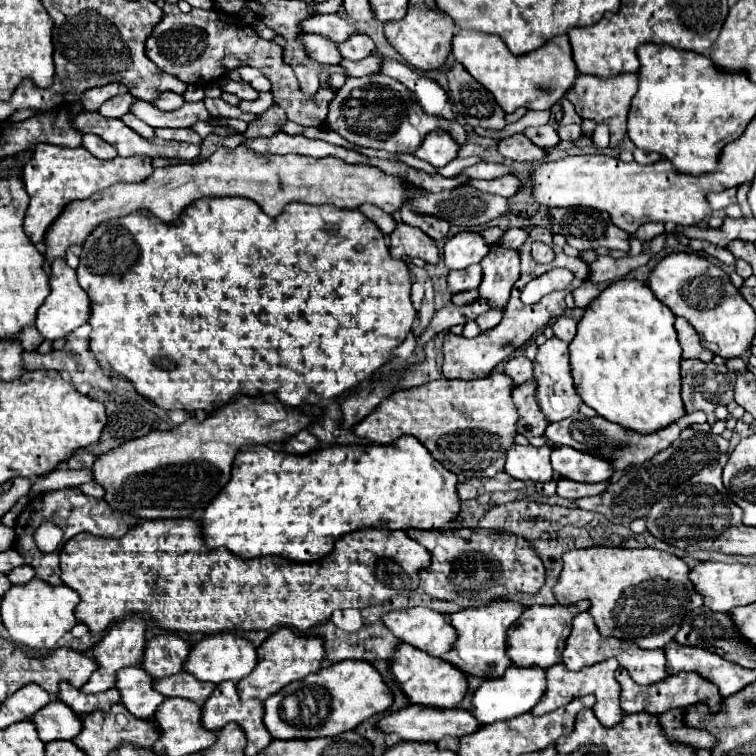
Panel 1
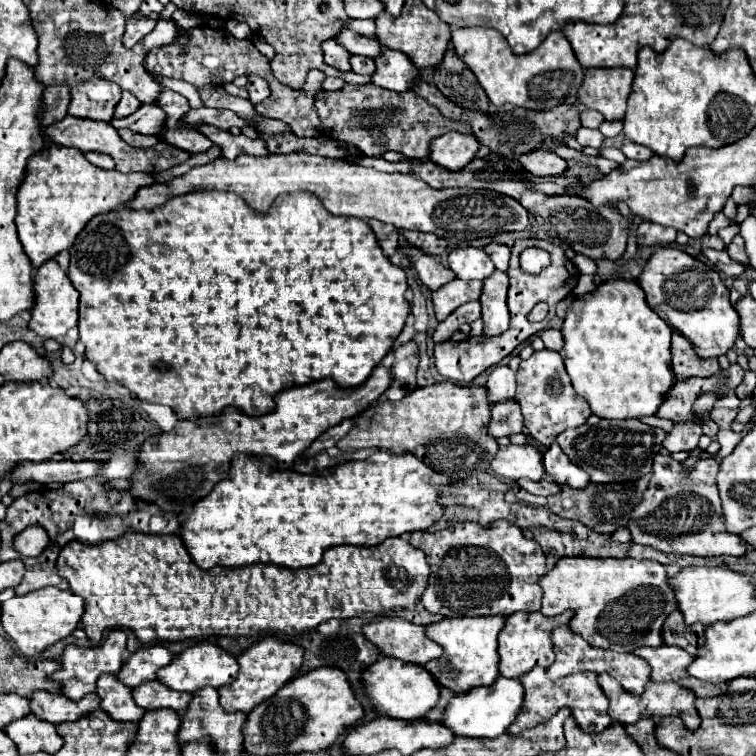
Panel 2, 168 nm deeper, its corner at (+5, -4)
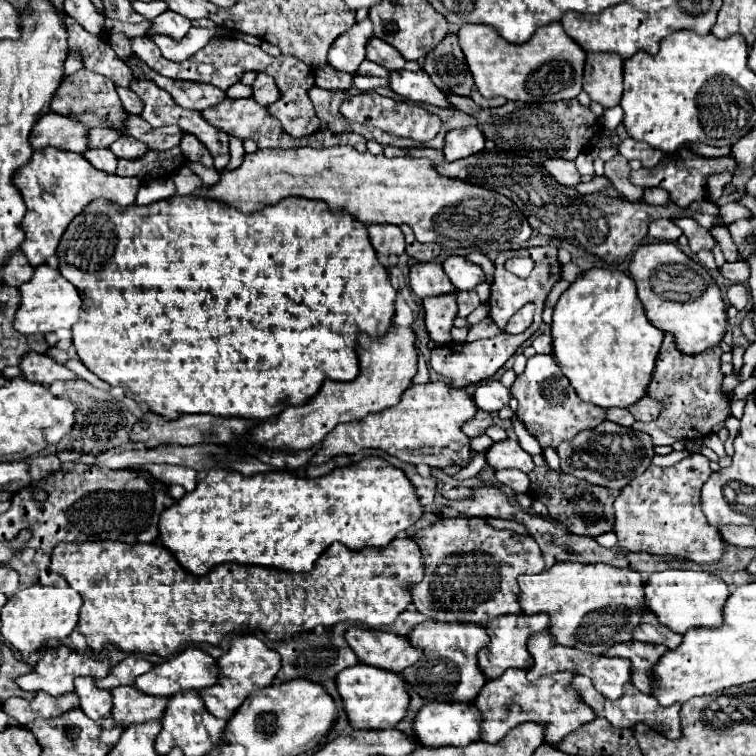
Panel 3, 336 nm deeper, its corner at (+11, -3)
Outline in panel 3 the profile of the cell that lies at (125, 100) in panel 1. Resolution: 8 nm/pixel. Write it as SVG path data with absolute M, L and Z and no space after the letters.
M117 87L117 95L119 95L119 99L121 99L121 103L123 103L123 109L125 109L127 113L131 113L131 115L139 115L139 113L141 113L143 103L141 103L141 99L139 99L131 89Z

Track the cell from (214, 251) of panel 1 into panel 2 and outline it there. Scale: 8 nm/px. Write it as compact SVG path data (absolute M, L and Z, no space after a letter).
M191 192L175 196L153 210L119 208L103 212L87 222L69 248L69 254L71 264L67 274L81 294L77 328L81 342L85 344L87 360L97 364L97 370L105 376L105 380L123 384L145 402L165 404L184 419L193 419L197 415L219 415L227 406L233 406L247 416L263 416L274 410L275 394L323 378L335 378L339 386L363 384L373 368L379 366L393 348L393 342L403 330L409 314L409 302L405 300L405 272L383 256L371 226L359 218L335 218L325 210L319 198L307 192L281 194L265 214L251 210L243 198L231 192Z

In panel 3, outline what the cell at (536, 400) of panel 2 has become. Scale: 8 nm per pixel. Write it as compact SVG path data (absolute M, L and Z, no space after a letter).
M553 355L531 357L527 361L525 371L515 377L511 395L519 401L517 417L521 419L525 429L533 437L537 437L543 449L557 447L561 441L575 437L581 429L593 429L605 421L605 409L579 401L579 397L575 395L575 389L571 387L569 379L561 373Z

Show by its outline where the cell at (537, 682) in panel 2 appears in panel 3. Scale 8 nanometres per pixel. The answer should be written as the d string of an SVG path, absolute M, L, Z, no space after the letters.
M507 669L501 677L489 679L483 689L479 691L475 705L481 711L481 739L487 743L497 743L509 729L525 723L525 721L537 721L545 723L545 741L547 743L559 743L565 735L573 733L573 729L579 729L581 725L595 719L593 709L577 697L577 691L571 687L571 683L557 683L551 681L527 681L525 669Z

